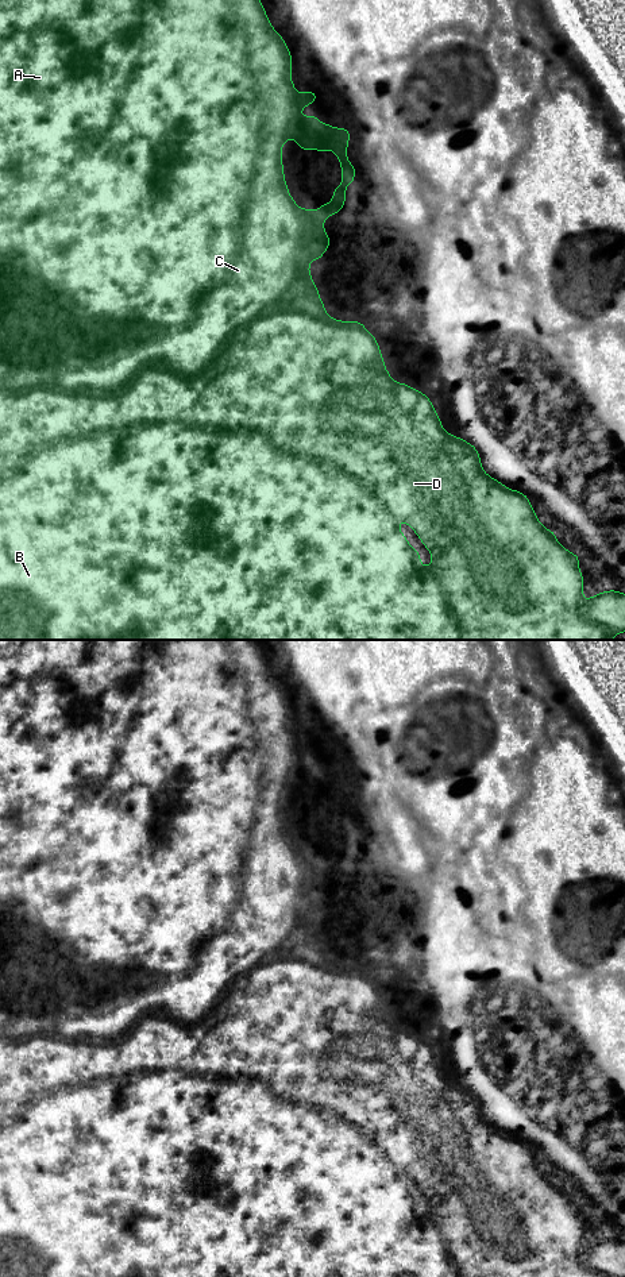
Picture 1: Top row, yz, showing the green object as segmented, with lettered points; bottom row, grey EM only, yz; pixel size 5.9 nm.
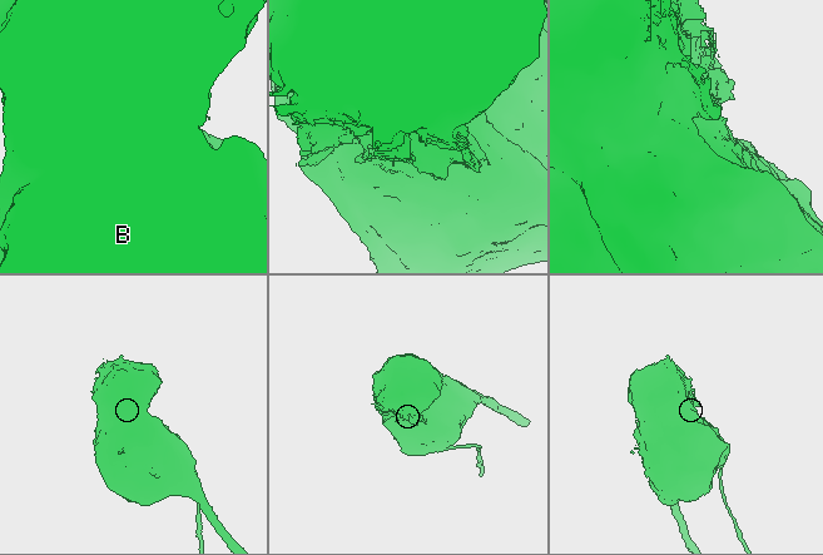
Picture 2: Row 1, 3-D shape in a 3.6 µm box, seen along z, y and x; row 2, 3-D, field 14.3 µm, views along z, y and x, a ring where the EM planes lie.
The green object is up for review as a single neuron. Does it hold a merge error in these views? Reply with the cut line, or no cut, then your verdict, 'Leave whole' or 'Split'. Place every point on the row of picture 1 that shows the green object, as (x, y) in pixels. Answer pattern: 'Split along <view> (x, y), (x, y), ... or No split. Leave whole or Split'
Split along yz (308, 262), (193, 375), (146, 365), (111, 394), (0, 390). Split

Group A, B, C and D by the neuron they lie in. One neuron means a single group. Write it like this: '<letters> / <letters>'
A C / B D

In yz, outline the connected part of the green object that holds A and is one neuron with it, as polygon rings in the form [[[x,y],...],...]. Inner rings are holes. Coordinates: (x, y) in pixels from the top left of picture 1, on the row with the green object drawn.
[[[0,0],[0,390],[3,390],[3,391],[5,391],[5,393],[16,393],[16,394],[22,394],[22,393],[30,393],[30,391],[31,391],[31,390],[34,390],[34,389],[36,389],[36,387],[53,387],[53,389],[57,389],[57,390],[65,390],[65,391],[67,391],[67,393],[77,393],[77,394],[93,394],[93,396],[112,396],[112,394],[116,394],[116,393],[119,393],[119,391],[120,391],[120,390],[123,390],[123,389],[124,389],[124,387],[126,387],[126,386],[127,386],[127,385],[128,385],[128,383],[130,383],[130,382],[131,382],[131,381],[132,381],[132,379],[134,379],[134,378],[135,378],[135,377],[136,377],[136,375],[138,375],[138,374],[139,374],[139,373],[140,373],[140,371],[142,371],[142,370],[143,370],[143,369],[144,369],[144,367],[146,367],[146,366],[148,366],[148,364],[158,364],[158,366],[162,366],[162,367],[166,367],[166,369],[169,369],[169,370],[171,370],[171,371],[174,371],[174,373],[177,373],[177,374],[181,374],[181,375],[184,375],[184,377],[190,377],[190,375],[196,375],[196,374],[198,374],[198,373],[202,373],[202,371],[204,371],[204,370],[205,370],[205,367],[207,367],[207,366],[208,366],[208,364],[209,364],[209,363],[211,363],[211,362],[212,362],[212,360],[213,360],[213,359],[215,359],[215,358],[216,358],[216,355],[217,355],[217,354],[219,354],[219,352],[220,352],[220,351],[221,351],[221,350],[223,350],[223,348],[224,348],[224,347],[225,347],[225,344],[227,344],[227,343],[228,343],[228,340],[229,340],[229,339],[231,339],[231,336],[232,336],[232,335],[234,335],[234,333],[235,333],[235,331],[236,331],[236,329],[238,329],[238,328],[239,328],[239,327],[242,327],[242,325],[244,325],[244,324],[248,324],[248,323],[251,323],[251,321],[252,321],[252,320],[254,320],[254,319],[255,319],[255,317],[256,317],[256,316],[258,316],[258,315],[259,315],[259,313],[261,313],[261,312],[262,312],[262,310],[263,310],[263,308],[265,308],[265,306],[267,306],[267,305],[270,305],[270,304],[273,304],[273,302],[275,302],[275,301],[277,301],[277,300],[278,300],[278,298],[279,298],[279,297],[281,297],[281,296],[282,296],[282,294],[283,294],[283,292],[285,292],[285,290],[286,290],[286,289],[288,289],[288,288],[289,288],[289,285],[290,285],[290,282],[292,282],[292,281],[293,281],[293,278],[294,278],[294,275],[296,275],[296,266],[297,266],[297,265],[298,265],[298,263],[309,263],[309,261],[310,261],[310,259],[319,259],[319,261],[320,261],[320,259],[323,259],[323,252],[324,252],[324,251],[325,251],[325,250],[327,250],[327,248],[328,248],[328,247],[329,247],[329,246],[331,246],[331,242],[329,242],[329,236],[328,236],[328,235],[323,235],[323,236],[302,236],[302,235],[301,235],[301,216],[300,216],[300,212],[301,212],[301,211],[302,211],[302,212],[304,212],[304,213],[305,213],[305,215],[306,215],[306,216],[309,216],[309,217],[320,217],[320,219],[321,219],[321,220],[323,220],[323,221],[324,221],[324,220],[325,220],[325,219],[327,219],[327,217],[328,217],[328,216],[329,216],[329,215],[332,215],[332,213],[339,213],[339,212],[340,212],[340,211],[342,211],[342,208],[343,208],[343,207],[344,207],[344,201],[346,201],[346,188],[347,188],[347,185],[348,185],[348,184],[351,184],[351,182],[352,182],[352,181],[355,181],[355,166],[354,166],[354,165],[351,165],[351,163],[350,163],[350,162],[348,162],[348,161],[347,161],[347,143],[348,143],[348,142],[350,142],[350,130],[348,130],[348,128],[332,128],[332,127],[331,127],[331,126],[329,126],[329,124],[327,124],[327,123],[319,123],[319,121],[317,121],[317,115],[316,115],[316,113],[313,113],[313,115],[312,115],[312,116],[310,116],[310,117],[302,117],[302,116],[301,116],[301,108],[302,108],[302,107],[304,107],[304,105],[310,105],[310,104],[312,104],[312,103],[313,103],[313,101],[316,101],[316,99],[317,99],[317,92],[316,92],[316,90],[313,90],[313,92],[304,92],[304,93],[301,93],[301,94],[297,94],[297,93],[296,93],[296,89],[294,89],[294,85],[293,85],[293,82],[292,82],[292,78],[290,78],[290,70],[292,70],[292,65],[293,65],[293,61],[292,61],[292,57],[290,57],[290,53],[289,53],[289,49],[288,49],[288,46],[286,46],[286,43],[285,43],[285,40],[283,40],[283,39],[282,39],[282,38],[281,38],[281,35],[279,35],[279,34],[278,34],[278,32],[277,32],[277,31],[274,31],[274,30],[273,30],[273,27],[271,27],[271,24],[270,24],[270,22],[269,22],[269,18],[267,18],[267,15],[266,15],[266,12],[265,12],[265,9],[263,9],[263,7],[262,7],[262,4],[261,4],[261,0]],[[288,139],[297,139],[297,140],[298,140],[298,148],[300,148],[300,150],[320,150],[320,151],[325,151],[325,150],[333,150],[333,151],[335,151],[335,153],[336,153],[336,157],[337,157],[337,158],[339,158],[339,161],[340,161],[340,165],[342,165],[342,186],[340,186],[340,188],[333,188],[333,200],[332,200],[332,201],[331,201],[331,202],[329,202],[329,205],[328,205],[328,207],[327,207],[327,205],[325,205],[325,204],[323,204],[323,202],[321,202],[321,207],[320,207],[320,208],[319,208],[319,209],[317,209],[317,211],[309,211],[309,209],[306,209],[306,208],[304,208],[304,209],[300,209],[300,208],[298,208],[298,207],[297,207],[297,205],[296,205],[296,202],[294,202],[294,200],[293,200],[293,198],[292,198],[292,196],[290,196],[290,194],[289,194],[289,192],[288,192],[288,186],[286,186],[286,184],[285,184],[285,175],[283,175],[283,171],[282,171],[282,163],[283,163],[283,159],[282,159],[282,158],[281,158],[281,157],[279,157],[279,154],[281,154],[281,151],[282,151],[282,143],[283,143],[283,142],[285,142],[285,140],[288,140]]]

